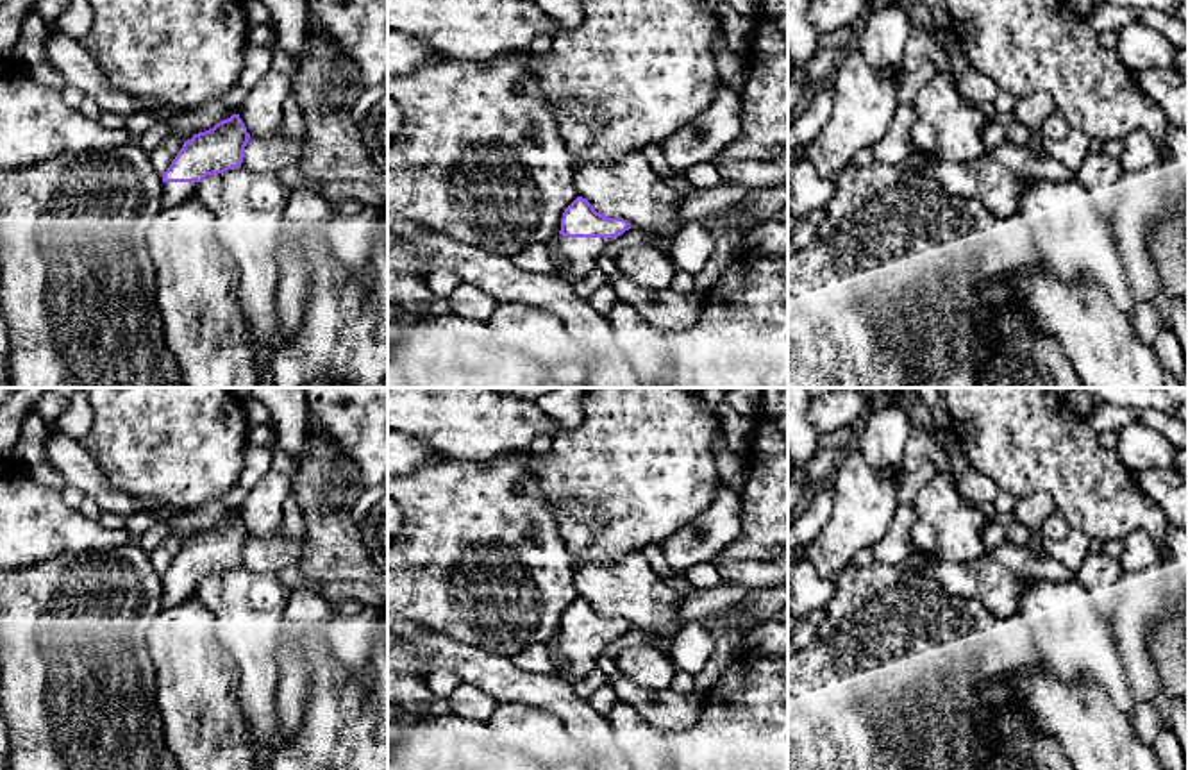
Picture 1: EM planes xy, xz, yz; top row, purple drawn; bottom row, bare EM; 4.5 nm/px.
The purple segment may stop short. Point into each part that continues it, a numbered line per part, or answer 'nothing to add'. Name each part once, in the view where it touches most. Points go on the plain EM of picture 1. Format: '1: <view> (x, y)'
1: xz (579, 654)

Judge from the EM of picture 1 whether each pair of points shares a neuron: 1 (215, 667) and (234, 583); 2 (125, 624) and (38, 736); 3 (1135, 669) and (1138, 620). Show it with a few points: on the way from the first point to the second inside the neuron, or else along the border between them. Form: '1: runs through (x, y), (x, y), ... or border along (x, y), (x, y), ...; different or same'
1: border along (218, 640), (227, 651); different
2: runs through (97, 652), (43, 708); same
3: runs through (1135, 656), (1135, 633); same

